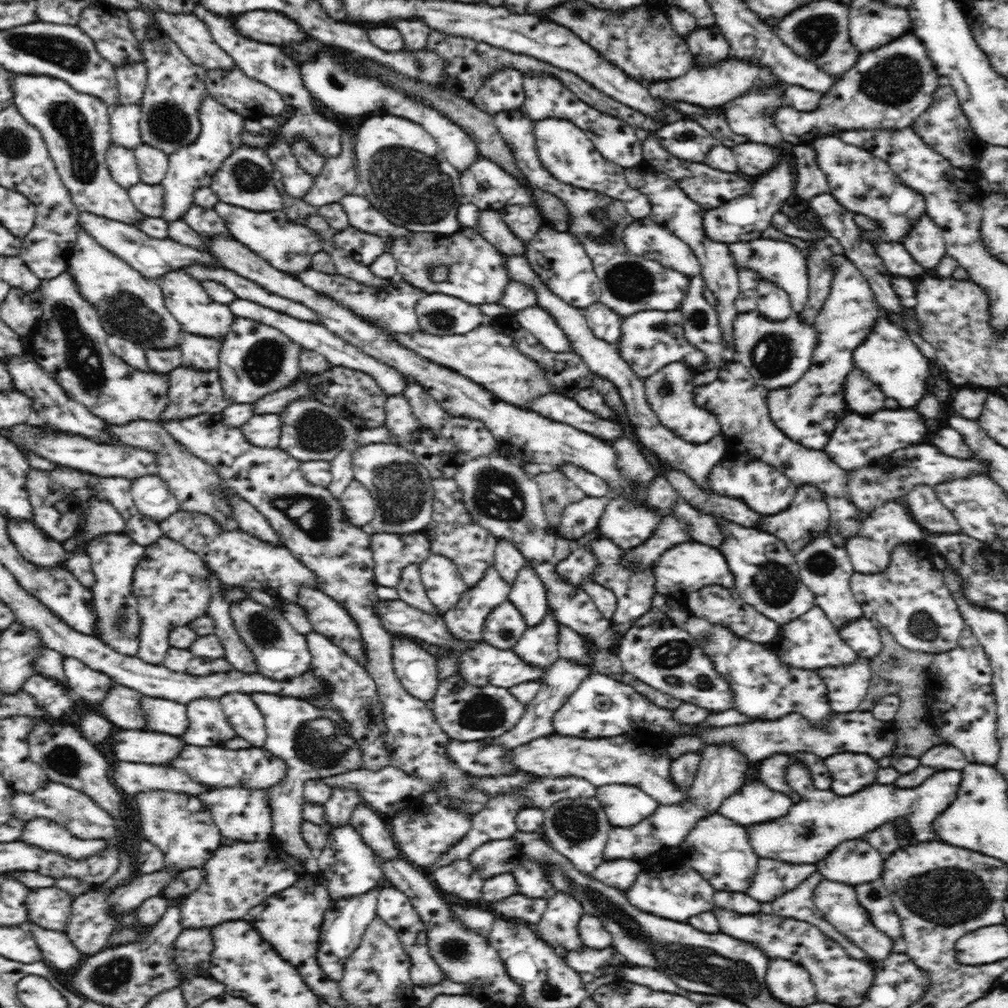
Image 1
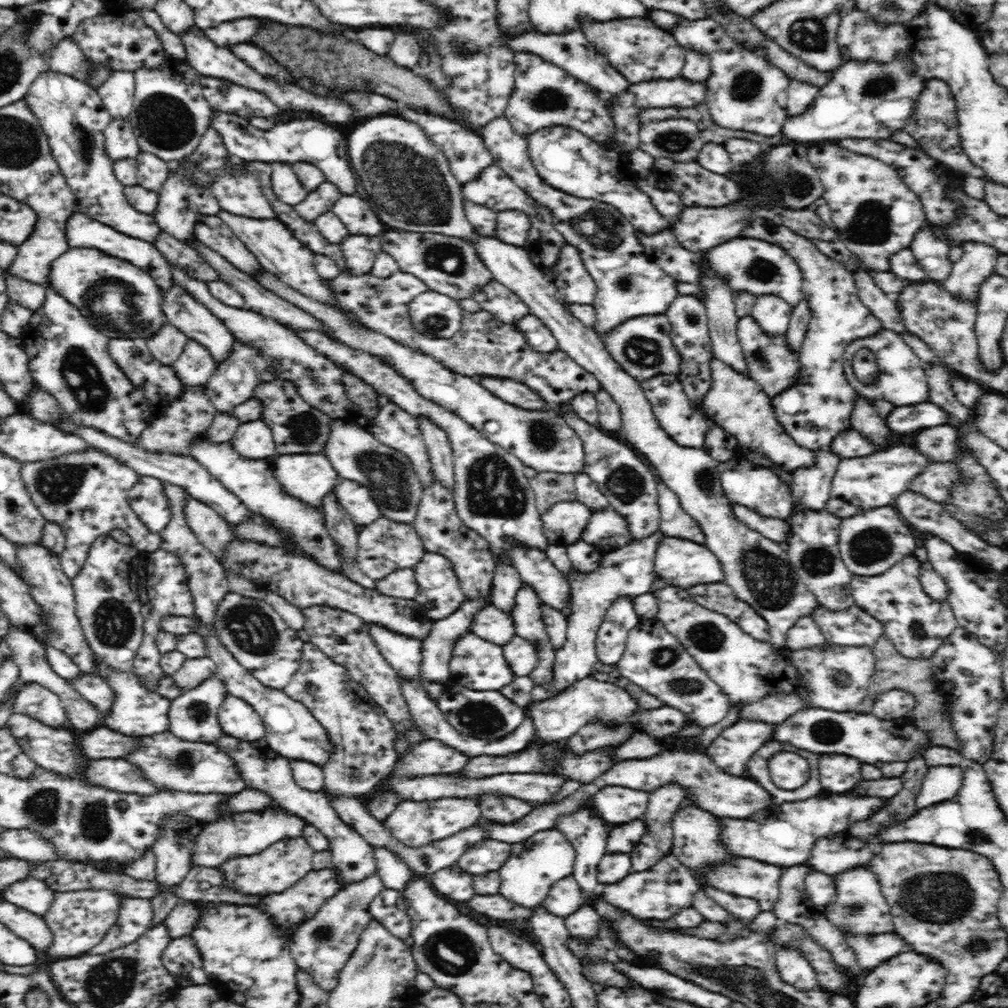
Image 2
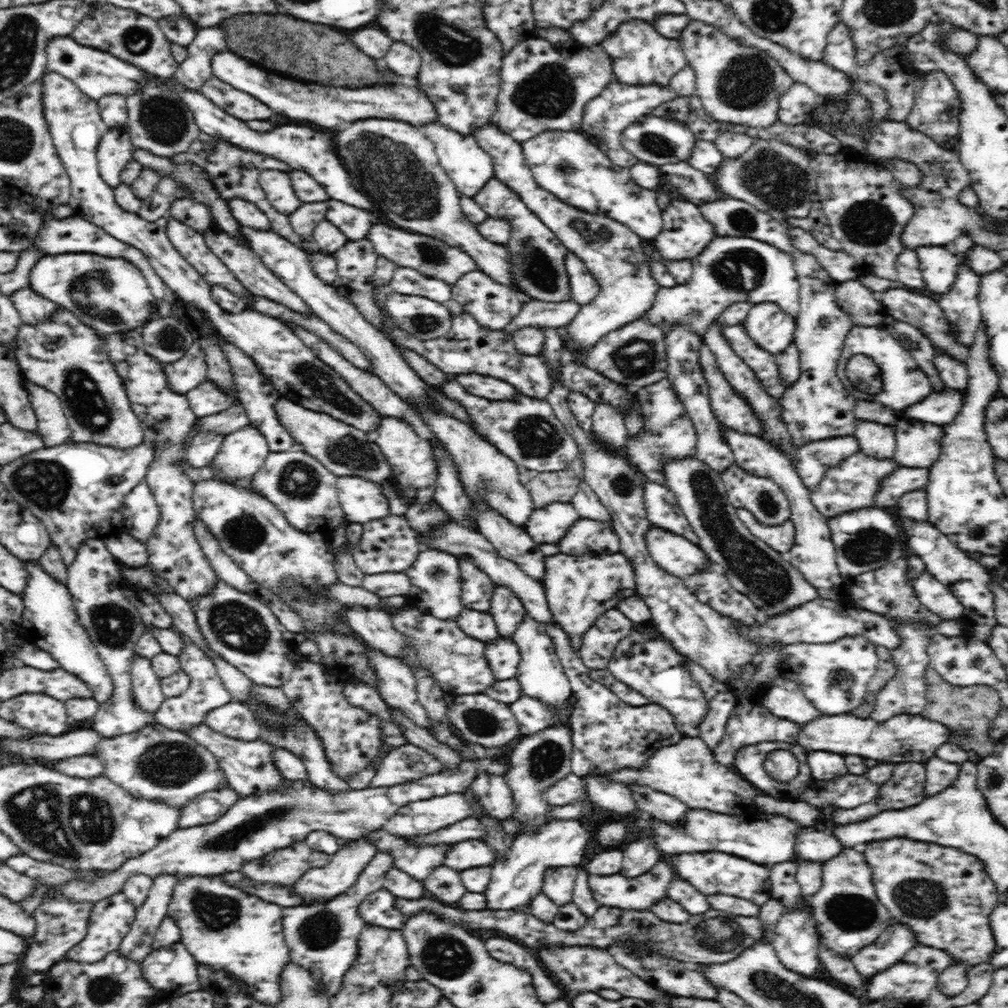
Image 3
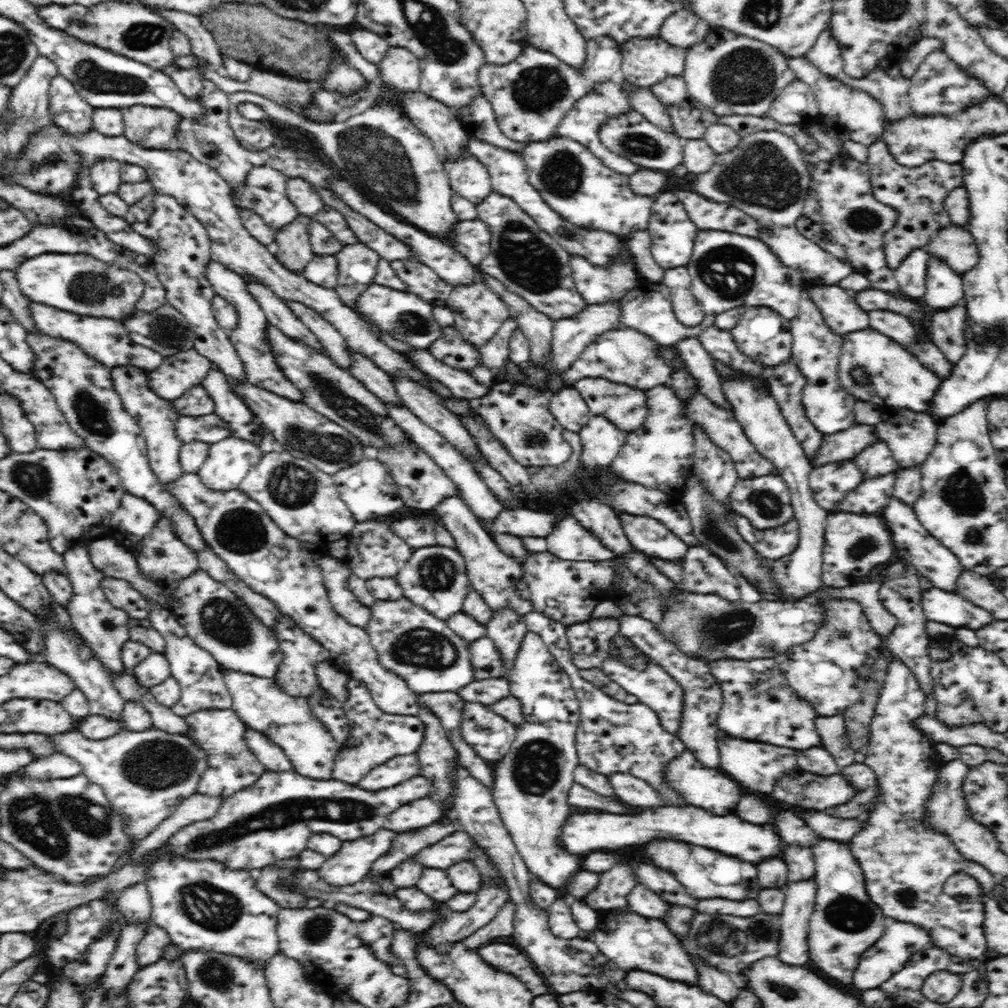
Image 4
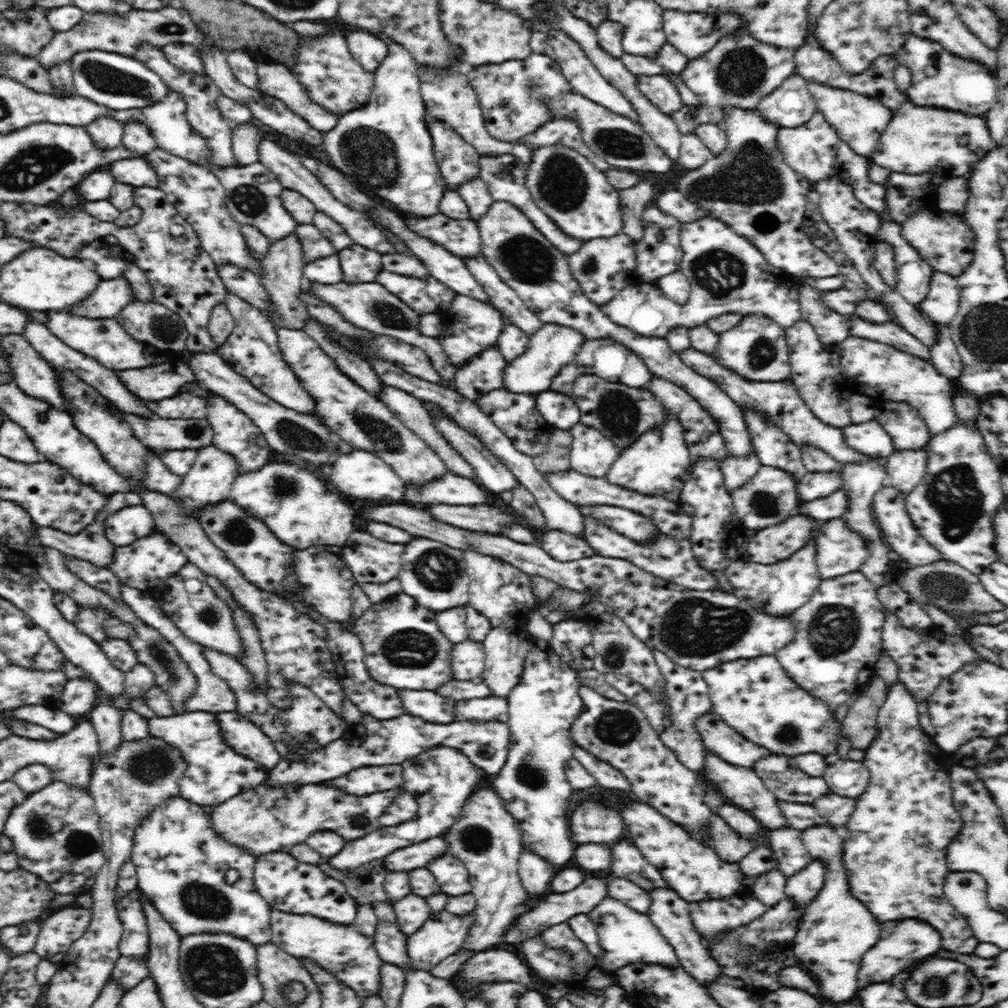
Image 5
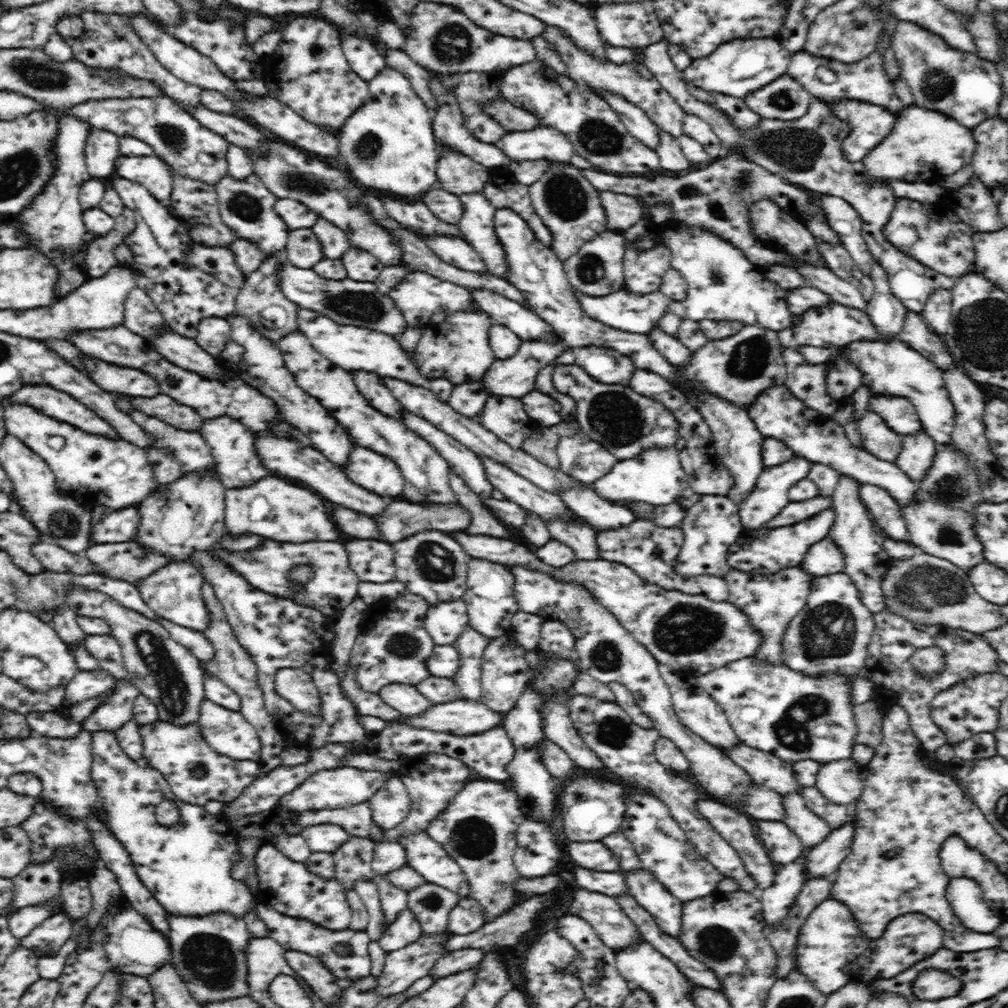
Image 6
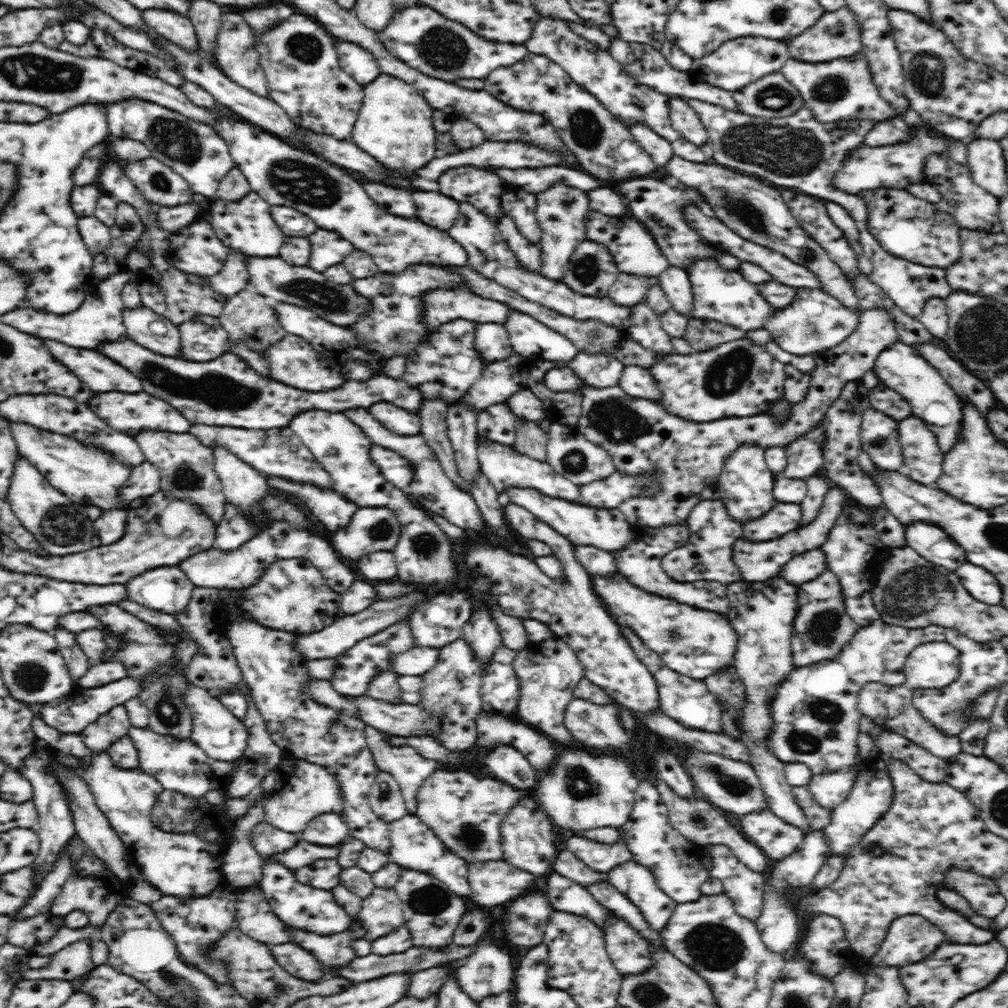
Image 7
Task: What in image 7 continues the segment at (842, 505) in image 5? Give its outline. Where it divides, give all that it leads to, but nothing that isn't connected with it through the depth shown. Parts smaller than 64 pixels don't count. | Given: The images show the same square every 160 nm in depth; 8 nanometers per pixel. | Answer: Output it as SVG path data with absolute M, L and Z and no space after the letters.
M776 503L766 514L743 523L741 538L750 542L774 540L799 528L802 518L801 506L791 503Z

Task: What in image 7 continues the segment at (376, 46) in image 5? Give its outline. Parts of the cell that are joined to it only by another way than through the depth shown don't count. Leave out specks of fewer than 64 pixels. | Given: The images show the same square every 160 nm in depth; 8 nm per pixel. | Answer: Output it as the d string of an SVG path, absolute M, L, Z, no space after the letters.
M339 40L336 52L339 66L342 66L358 84L370 84L382 73L373 54L358 44Z

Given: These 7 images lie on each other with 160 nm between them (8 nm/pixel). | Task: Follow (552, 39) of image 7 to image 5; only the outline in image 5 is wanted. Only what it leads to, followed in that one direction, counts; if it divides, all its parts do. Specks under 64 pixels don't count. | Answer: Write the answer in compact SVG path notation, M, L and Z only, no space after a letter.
M638 75L636 84L638 90L656 107L660 112L671 115L672 112L680 110L683 106L678 89L673 82L662 75Z

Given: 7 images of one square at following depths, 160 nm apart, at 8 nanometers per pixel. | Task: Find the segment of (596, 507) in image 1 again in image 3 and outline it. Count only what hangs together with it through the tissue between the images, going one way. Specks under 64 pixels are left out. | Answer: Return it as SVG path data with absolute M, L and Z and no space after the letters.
M553 503L545 508L534 509L531 517L523 524L523 529L538 544L558 544L566 531L580 519L572 504Z

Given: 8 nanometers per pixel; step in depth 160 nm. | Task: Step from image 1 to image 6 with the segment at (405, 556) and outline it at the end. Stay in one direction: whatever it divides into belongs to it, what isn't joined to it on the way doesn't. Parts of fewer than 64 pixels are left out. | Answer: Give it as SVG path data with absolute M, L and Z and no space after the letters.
M348 540L350 566L362 581L383 583L395 579L395 552L390 544L378 540Z

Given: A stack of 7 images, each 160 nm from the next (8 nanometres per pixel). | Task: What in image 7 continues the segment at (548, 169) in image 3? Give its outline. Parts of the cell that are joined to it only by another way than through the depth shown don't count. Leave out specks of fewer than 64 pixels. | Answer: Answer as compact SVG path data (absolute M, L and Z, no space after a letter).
M563 182L536 194L535 215L542 229L538 242L540 247L541 267L539 273L548 280L563 282L567 266L576 246L585 241L585 220L588 212L588 196L578 188L570 188Z

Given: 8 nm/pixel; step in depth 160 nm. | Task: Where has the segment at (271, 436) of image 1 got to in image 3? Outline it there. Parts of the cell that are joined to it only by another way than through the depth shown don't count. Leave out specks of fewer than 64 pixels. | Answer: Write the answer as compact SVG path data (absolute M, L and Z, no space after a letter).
M251 425L224 435L220 450L211 466L223 480L251 478L258 472L270 454L266 437Z

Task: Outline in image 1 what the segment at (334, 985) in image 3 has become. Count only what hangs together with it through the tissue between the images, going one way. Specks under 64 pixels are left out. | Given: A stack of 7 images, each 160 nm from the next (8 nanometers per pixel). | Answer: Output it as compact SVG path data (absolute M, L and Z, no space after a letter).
M380 887L371 888L366 894L331 900L328 910L324 912L324 920L320 925L319 939L317 940L316 958L320 969L328 977L328 981L338 983L344 974L344 963L358 948L366 927L377 917L377 901Z

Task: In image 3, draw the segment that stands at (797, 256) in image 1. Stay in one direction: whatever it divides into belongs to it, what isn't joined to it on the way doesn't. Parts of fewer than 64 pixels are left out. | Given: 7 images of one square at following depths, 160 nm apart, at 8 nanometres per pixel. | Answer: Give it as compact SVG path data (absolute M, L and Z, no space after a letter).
M720 236L712 237L704 250L697 257L691 259L692 274L688 282L673 287L658 287L652 306L641 316L652 324L657 324L666 335L676 324L685 324L689 329L700 336L708 330L710 324L714 324L720 314L731 304L736 302L750 302L753 304L762 302L774 302L784 312L795 317L800 312L799 280L792 255L780 250L754 237Z

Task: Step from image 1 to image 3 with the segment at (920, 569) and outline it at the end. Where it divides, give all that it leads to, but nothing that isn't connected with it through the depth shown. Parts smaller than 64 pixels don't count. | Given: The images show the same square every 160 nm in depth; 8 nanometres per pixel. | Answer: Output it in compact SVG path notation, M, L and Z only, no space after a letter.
M907 560L894 562L863 572L852 578L849 587L850 602L890 619L901 639L900 646L891 651L896 674L875 695L876 702L870 718L884 722L896 715L920 715L926 706L926 683L924 672L929 666L927 646L936 634L933 626L941 621L932 611L924 608L913 589L913 581L907 577Z

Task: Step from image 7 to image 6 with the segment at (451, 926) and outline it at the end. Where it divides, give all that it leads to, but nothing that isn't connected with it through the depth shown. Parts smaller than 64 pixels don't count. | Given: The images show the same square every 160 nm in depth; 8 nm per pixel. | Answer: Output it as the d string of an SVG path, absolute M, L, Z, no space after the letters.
M426 881L407 891L407 908L414 913L423 934L440 936L448 930L448 915L462 899L458 894Z

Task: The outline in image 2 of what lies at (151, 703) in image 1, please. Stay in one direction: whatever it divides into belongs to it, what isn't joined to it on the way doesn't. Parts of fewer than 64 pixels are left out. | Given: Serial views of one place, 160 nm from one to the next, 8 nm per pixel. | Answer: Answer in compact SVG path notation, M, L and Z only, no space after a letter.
M109 534L99 536L88 549L88 554L80 572L73 578L72 586L75 592L75 613L88 645L108 669L107 681L115 692L109 713L103 715L101 726L115 730L126 736L152 736L169 731L168 711L171 700L161 697L158 693L150 692L141 686L133 662L144 637L144 615L136 587L131 586L131 577L138 570L141 553L130 544L120 544Z

